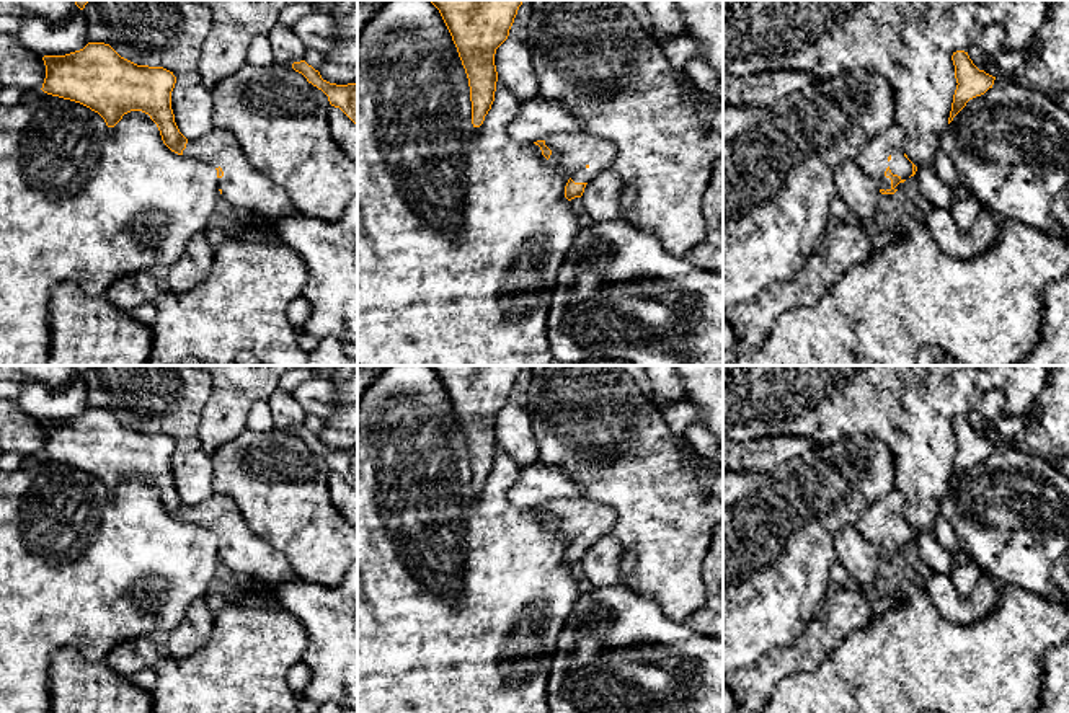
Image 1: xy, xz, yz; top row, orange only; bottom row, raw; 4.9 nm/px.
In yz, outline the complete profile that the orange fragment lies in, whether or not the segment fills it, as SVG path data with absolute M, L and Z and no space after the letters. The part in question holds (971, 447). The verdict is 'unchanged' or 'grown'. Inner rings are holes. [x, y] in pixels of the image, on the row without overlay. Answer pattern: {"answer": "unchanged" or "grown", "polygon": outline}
{"answer": "unchanged", "polygon": "M965 416L953 418L951 426L955 431L955 444L958 450L953 460L948 489L969 465L981 462L989 454L992 454L996 445L996 442L986 439L984 436L979 436Z"}

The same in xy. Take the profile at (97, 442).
{"answer": "grown", "polygon": "M88 408L80 416L44 421L42 426L44 458L90 473L108 493L114 493L131 476L149 480L171 517L206 527L217 535L220 565L238 579L302 579L281 551L251 530L230 498L214 493L196 506L188 506L180 498L171 475L171 457L176 449L173 437L137 431L104 408Z"}

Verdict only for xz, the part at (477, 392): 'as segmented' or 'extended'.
as segmented

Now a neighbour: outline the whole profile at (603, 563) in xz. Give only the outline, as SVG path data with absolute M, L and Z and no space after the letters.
M612 535L596 540L581 561L584 578L594 587L623 584L623 553L623 547Z

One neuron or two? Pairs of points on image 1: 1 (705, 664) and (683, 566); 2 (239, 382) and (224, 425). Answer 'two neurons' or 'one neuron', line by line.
1: two neurons
2: one neuron

